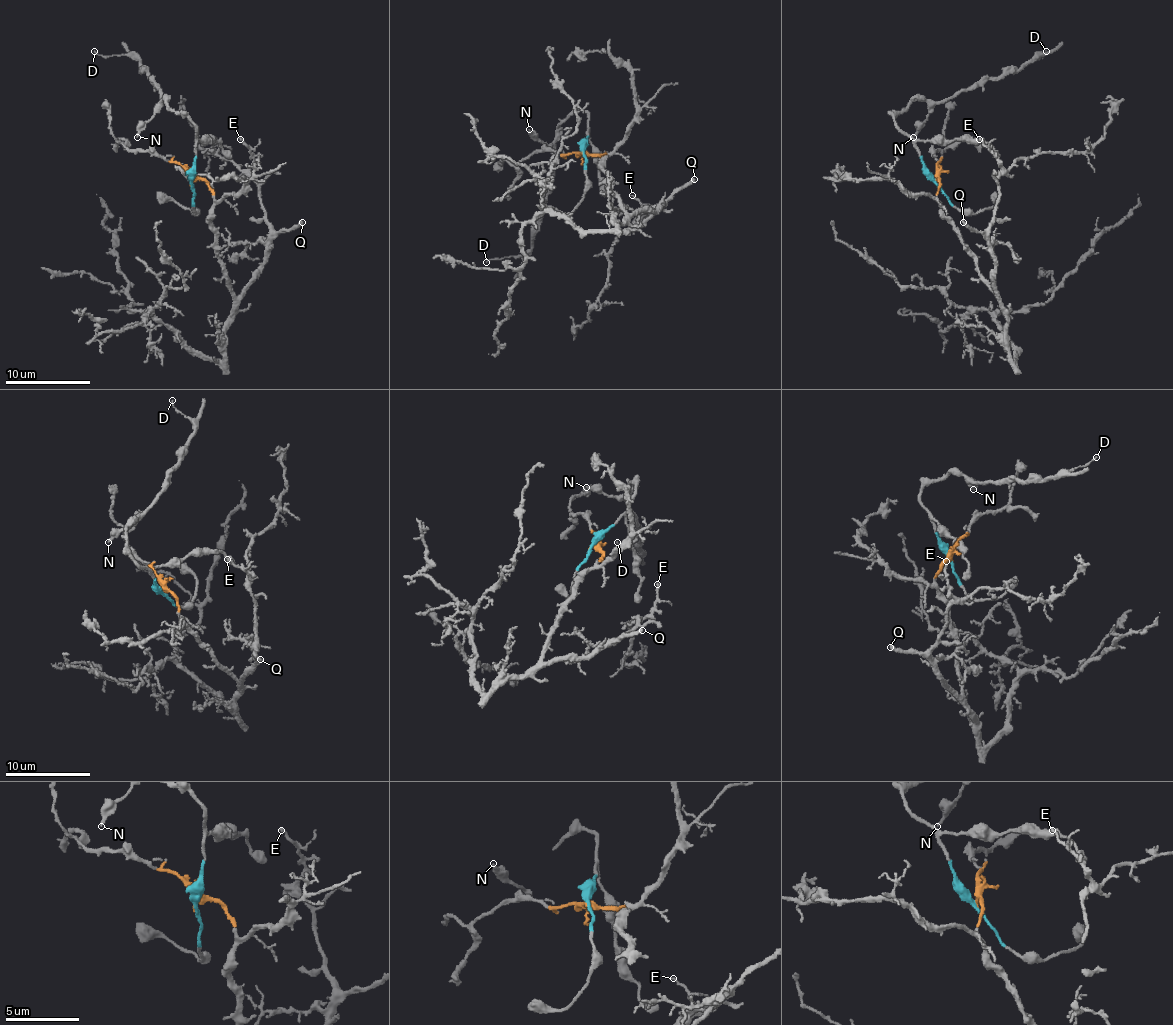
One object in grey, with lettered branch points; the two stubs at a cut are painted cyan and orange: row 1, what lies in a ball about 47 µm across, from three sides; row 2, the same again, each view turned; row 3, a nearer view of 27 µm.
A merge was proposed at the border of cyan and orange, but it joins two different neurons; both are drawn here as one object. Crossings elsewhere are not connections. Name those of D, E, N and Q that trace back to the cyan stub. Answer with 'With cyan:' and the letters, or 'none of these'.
With cyan: D, N

